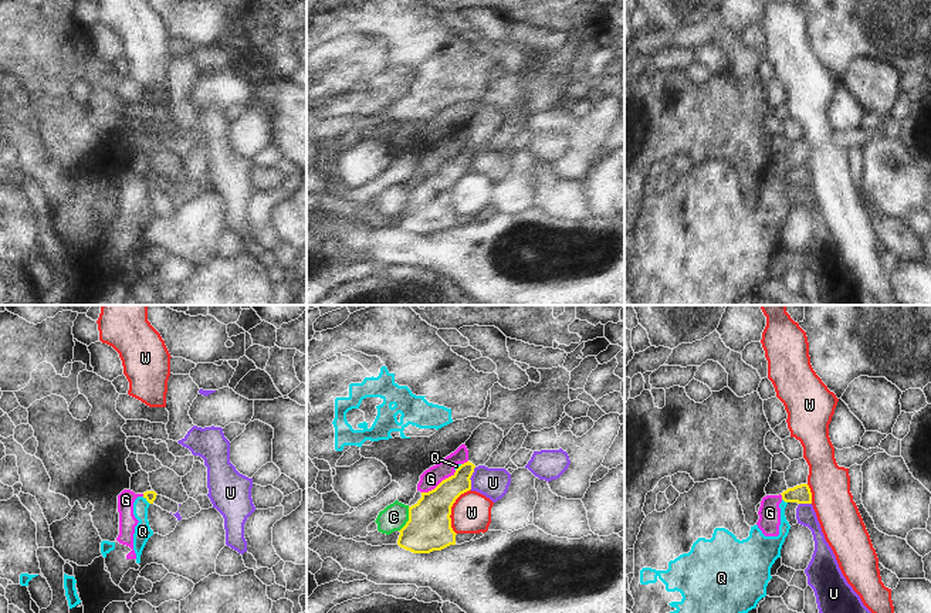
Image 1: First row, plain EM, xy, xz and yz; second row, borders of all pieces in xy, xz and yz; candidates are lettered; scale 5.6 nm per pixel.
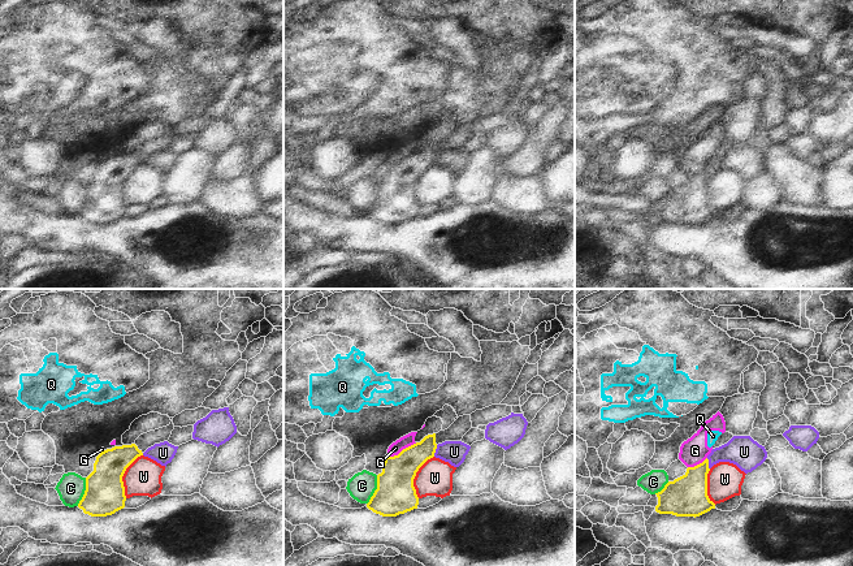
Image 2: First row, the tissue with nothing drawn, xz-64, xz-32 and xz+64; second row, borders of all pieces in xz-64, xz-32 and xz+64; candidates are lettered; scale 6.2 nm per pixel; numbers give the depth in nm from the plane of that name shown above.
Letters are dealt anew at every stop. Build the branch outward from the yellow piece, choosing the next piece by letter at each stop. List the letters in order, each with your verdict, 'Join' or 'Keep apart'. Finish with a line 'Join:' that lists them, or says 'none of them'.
C: Keep apart
G: Keep apart
Q: Keep apart
U: Keep apart
W: Keep apart
Join: none of them

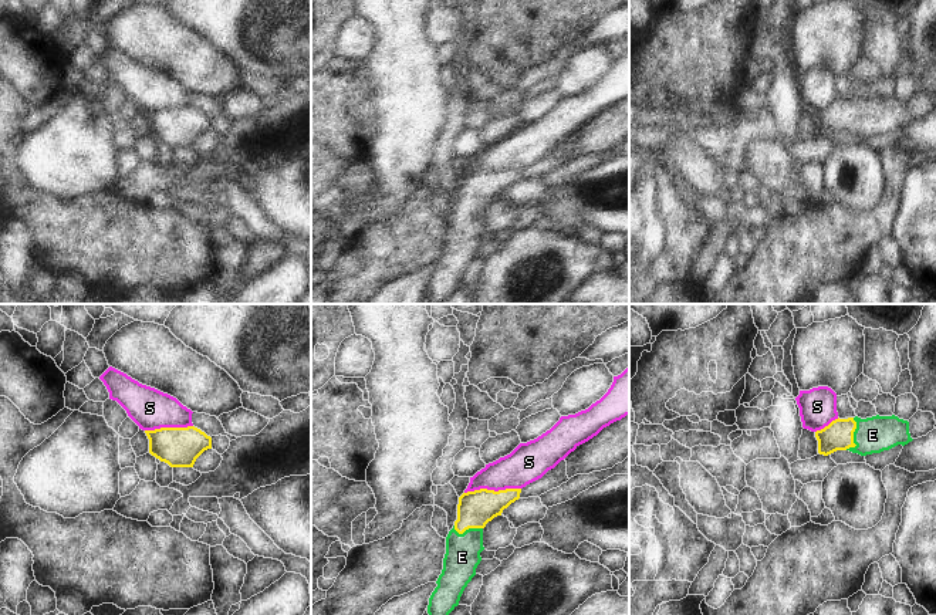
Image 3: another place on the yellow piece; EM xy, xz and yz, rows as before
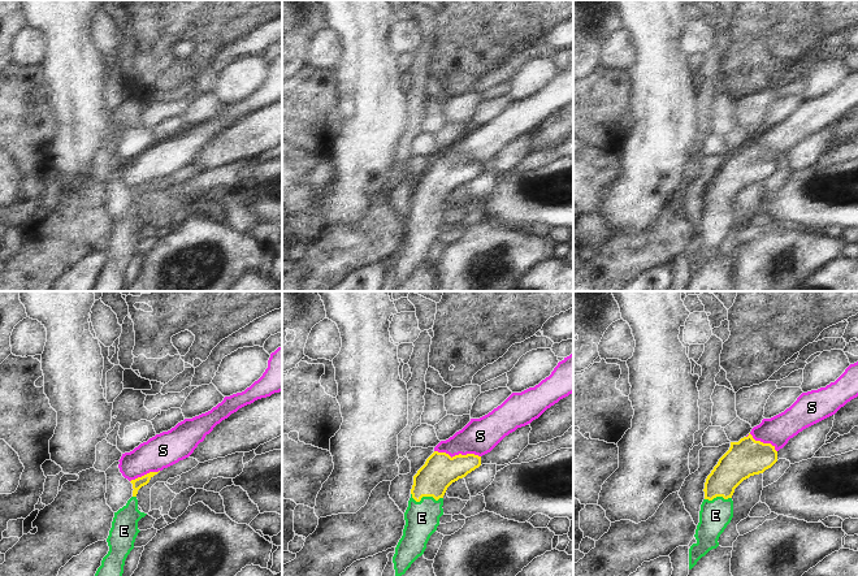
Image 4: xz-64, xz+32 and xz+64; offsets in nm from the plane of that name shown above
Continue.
E: Join
S: Keep apart
Join: E

